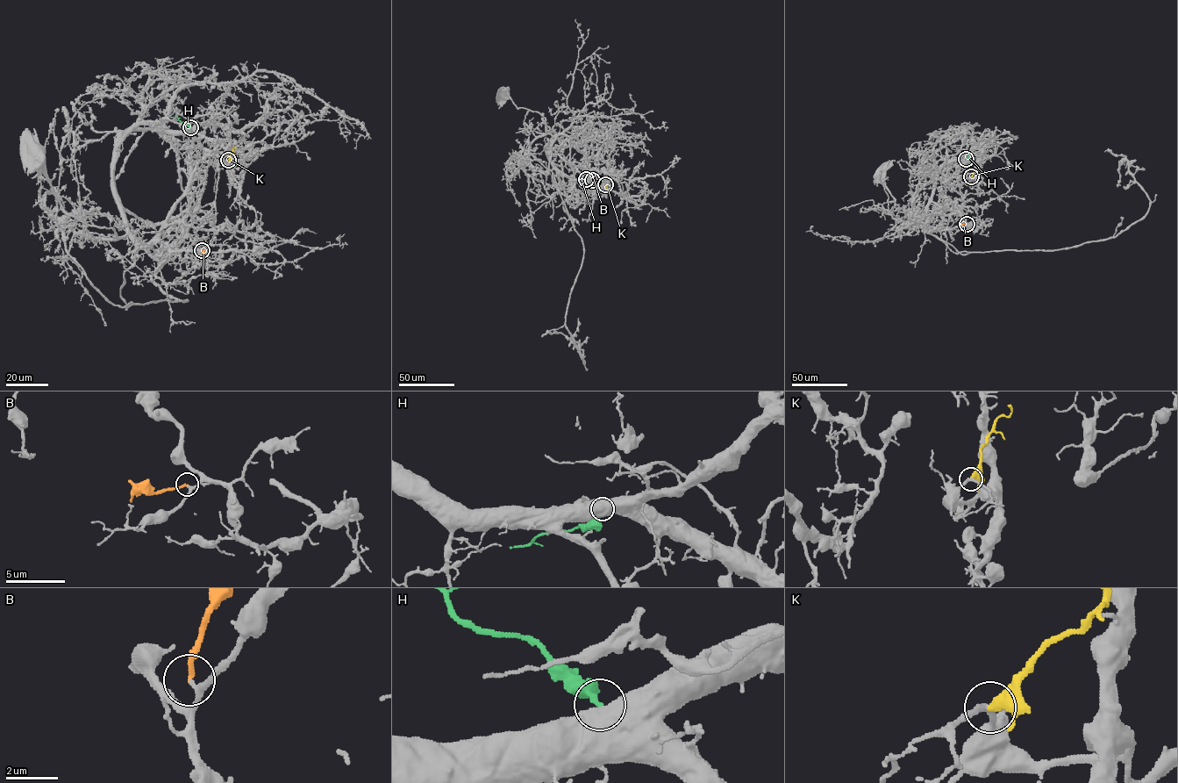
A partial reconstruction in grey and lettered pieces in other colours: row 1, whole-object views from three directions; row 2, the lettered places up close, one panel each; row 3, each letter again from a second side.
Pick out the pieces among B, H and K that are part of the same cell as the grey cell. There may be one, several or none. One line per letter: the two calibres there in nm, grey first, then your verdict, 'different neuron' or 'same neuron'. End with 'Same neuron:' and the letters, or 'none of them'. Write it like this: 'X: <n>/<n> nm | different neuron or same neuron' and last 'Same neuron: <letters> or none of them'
B: 220/160 nm | different neuron
H: 950/190 nm | different neuron
K: 240/440 nm | different neuron
Same neuron: none of them

